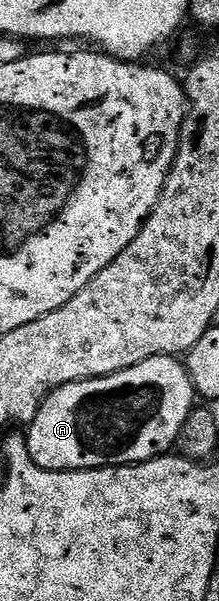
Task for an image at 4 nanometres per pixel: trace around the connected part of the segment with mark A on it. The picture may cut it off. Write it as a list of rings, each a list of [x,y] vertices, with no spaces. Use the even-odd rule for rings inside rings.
[[[154,356],[150,360],[142,360],[142,364],[134,364],[134,368],[126,368],[122,372],[114,372],[110,376],[87,378],[81,382],[71,382],[60,386],[41,404],[39,412],[36,413],[34,420],[27,427],[28,451],[32,462],[41,466],[43,470],[99,470],[101,466],[135,466],[138,462],[149,462],[152,458],[167,455],[175,447],[178,436],[182,432],[182,424],[186,424],[186,420],[197,402],[198,395],[192,386],[187,365],[176,356],[171,358]]]

